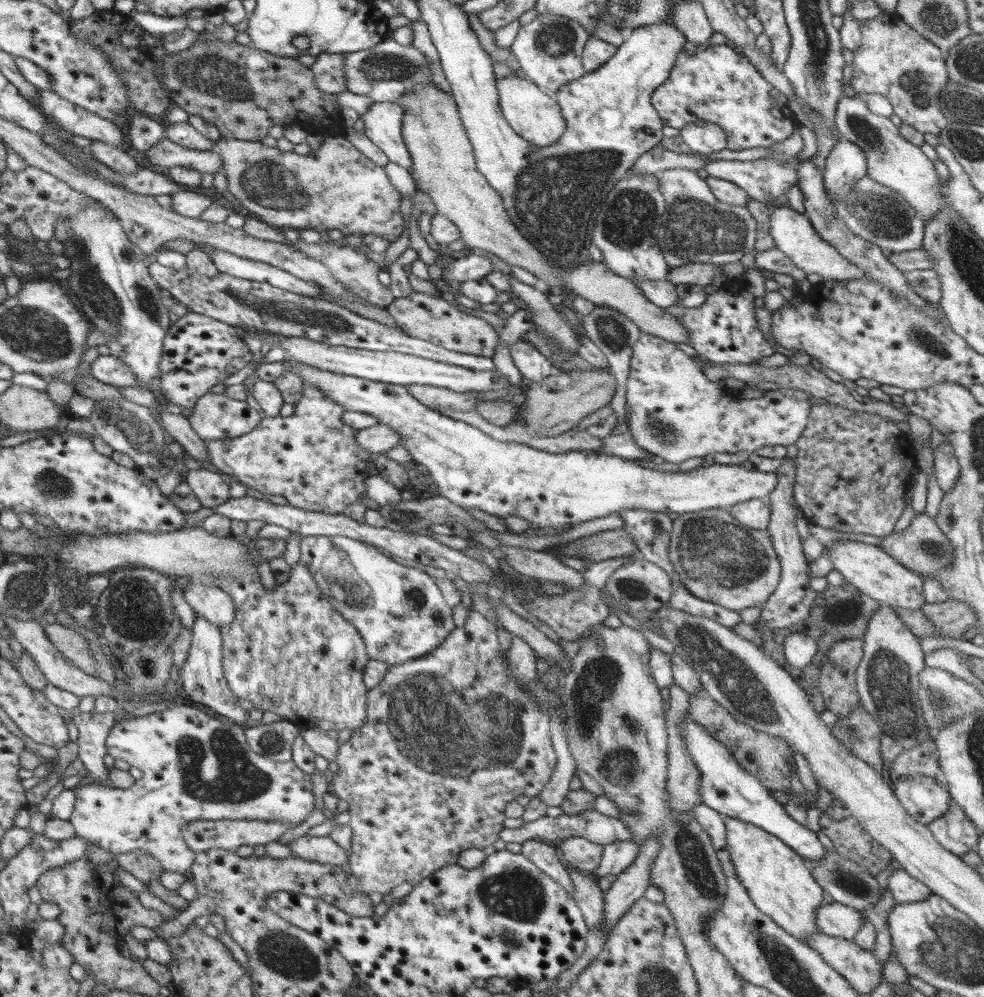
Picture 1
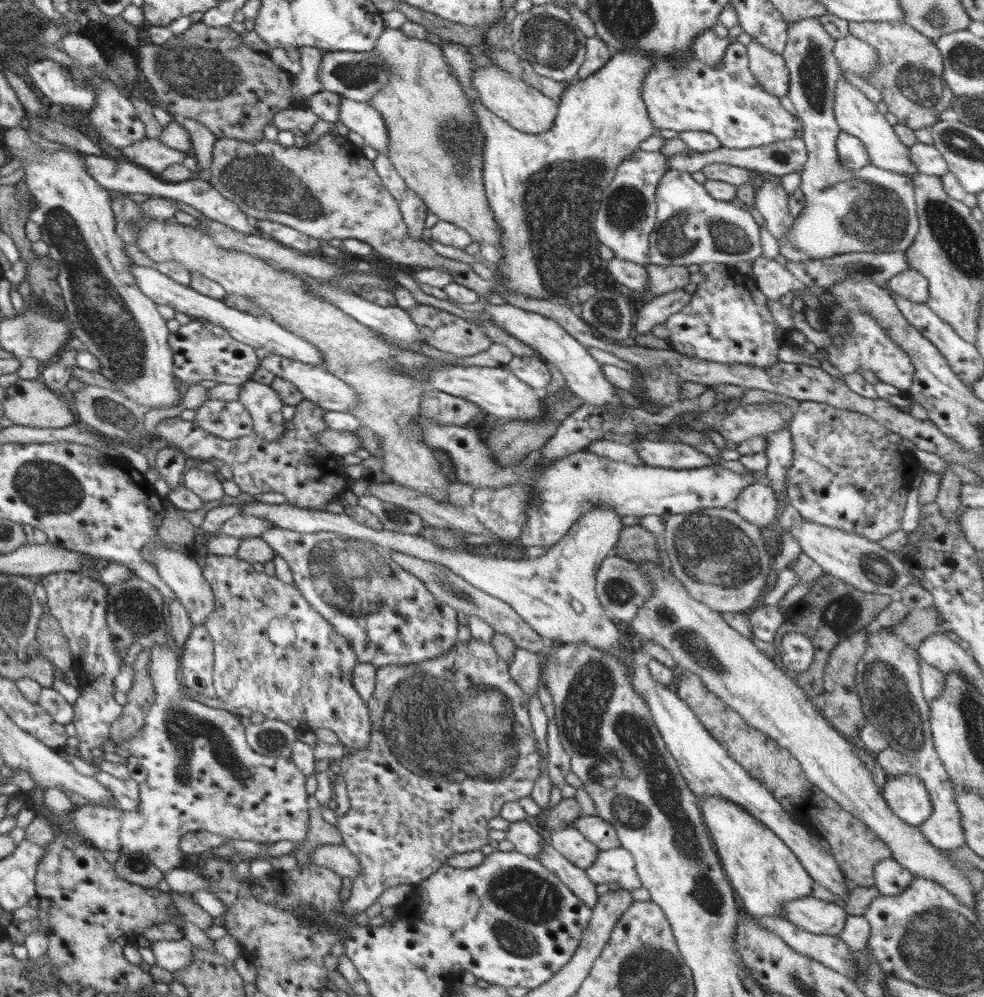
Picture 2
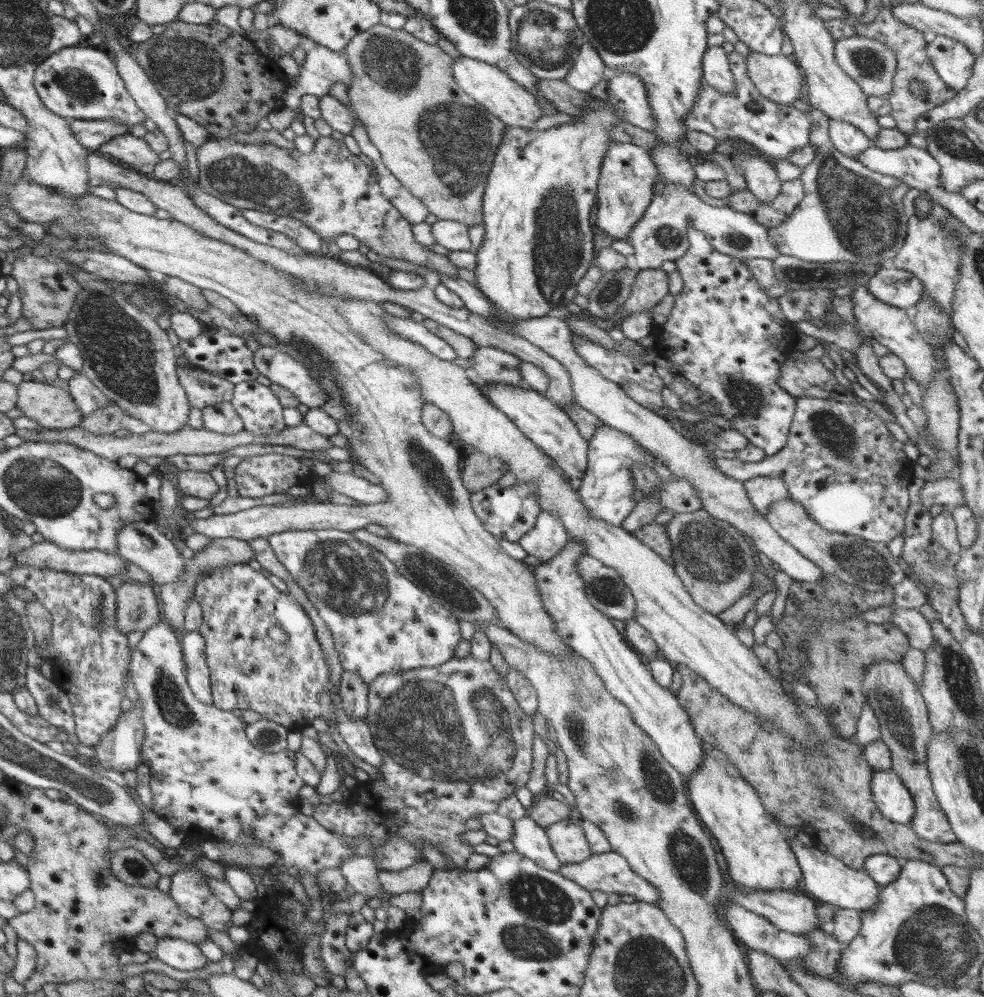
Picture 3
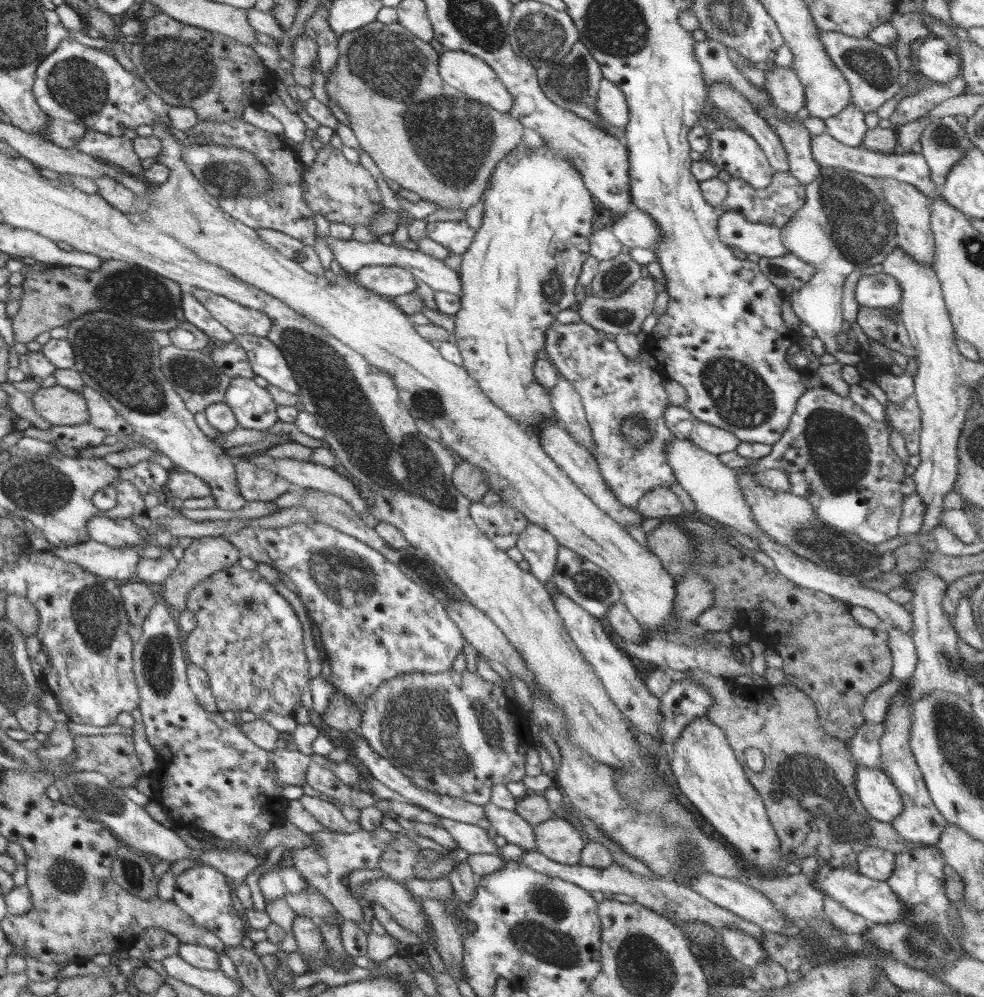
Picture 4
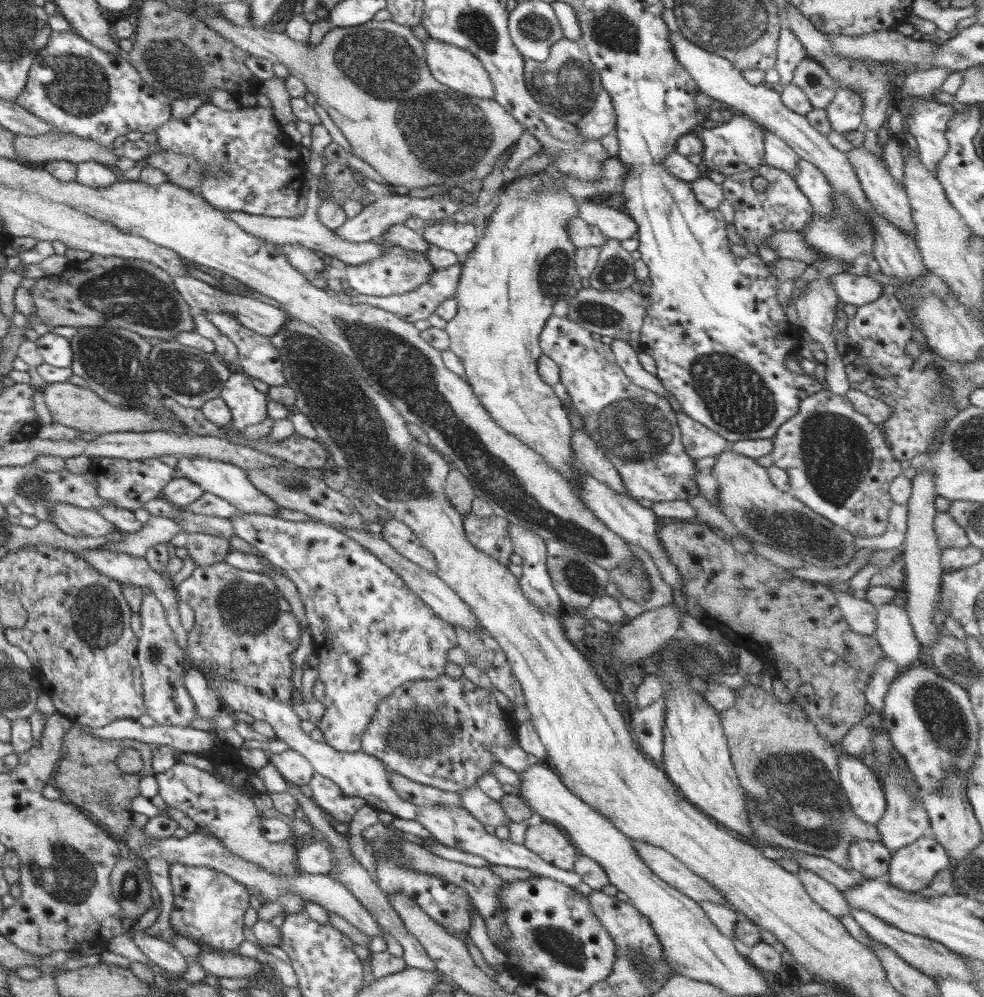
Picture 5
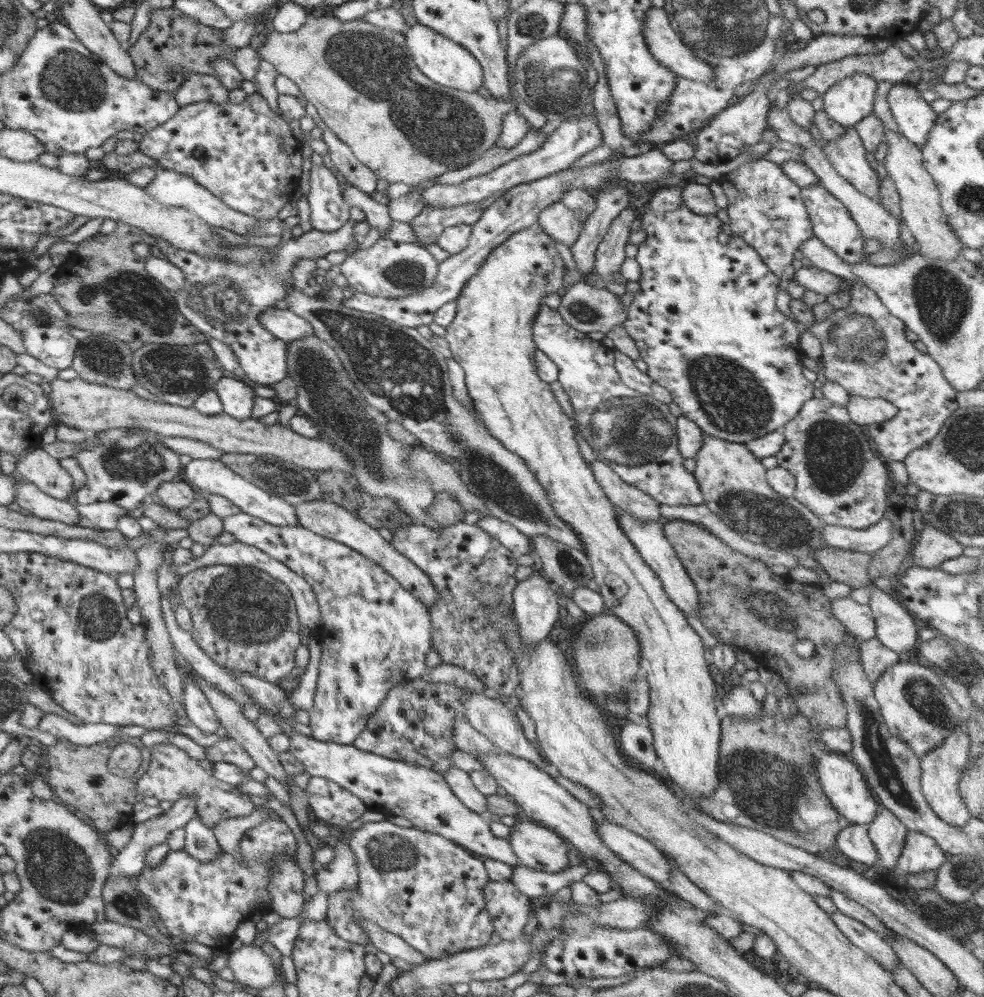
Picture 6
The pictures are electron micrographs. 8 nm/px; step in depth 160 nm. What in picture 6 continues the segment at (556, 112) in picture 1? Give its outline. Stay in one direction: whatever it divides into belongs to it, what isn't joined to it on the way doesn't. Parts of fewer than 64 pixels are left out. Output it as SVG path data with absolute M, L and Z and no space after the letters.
M418 23L409 27L404 36L414 66L432 82L464 92L477 92L480 86L483 86L483 71L480 64L467 48L456 44L456 41Z

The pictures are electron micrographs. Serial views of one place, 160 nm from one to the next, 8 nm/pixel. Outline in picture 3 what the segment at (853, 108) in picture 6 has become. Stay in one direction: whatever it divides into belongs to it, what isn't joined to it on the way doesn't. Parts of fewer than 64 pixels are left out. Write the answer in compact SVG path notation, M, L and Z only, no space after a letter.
M829 119L828 134L834 148L851 159L872 145L871 140L859 128L841 120Z

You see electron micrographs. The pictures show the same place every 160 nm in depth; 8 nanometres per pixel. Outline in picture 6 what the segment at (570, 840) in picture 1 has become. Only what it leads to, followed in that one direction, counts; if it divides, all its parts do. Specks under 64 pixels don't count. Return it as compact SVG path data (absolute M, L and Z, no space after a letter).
M519 818L508 838L522 865L549 873L563 871L568 866L563 838L540 824Z

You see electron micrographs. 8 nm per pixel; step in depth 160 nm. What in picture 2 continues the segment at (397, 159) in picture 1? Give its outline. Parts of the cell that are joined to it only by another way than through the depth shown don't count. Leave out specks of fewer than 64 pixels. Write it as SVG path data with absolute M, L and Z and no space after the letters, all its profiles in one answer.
M341 96L339 118L352 132L364 138L364 144L387 154L388 135L382 115L367 102L358 102Z

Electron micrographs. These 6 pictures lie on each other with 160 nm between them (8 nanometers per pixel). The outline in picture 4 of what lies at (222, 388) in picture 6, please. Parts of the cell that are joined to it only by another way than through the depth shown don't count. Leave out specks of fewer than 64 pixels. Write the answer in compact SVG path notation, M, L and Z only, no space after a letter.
M231 379L224 403L230 407L242 428L263 431L272 428L278 421L276 402L268 390L258 386L254 379Z

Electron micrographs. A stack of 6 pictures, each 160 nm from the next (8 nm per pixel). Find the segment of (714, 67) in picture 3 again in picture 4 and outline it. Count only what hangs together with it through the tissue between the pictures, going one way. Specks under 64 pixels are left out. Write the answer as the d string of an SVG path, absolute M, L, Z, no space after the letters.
M716 83L708 86L708 100L734 119L757 142L774 171L789 170L787 152L782 141L745 96L729 84Z

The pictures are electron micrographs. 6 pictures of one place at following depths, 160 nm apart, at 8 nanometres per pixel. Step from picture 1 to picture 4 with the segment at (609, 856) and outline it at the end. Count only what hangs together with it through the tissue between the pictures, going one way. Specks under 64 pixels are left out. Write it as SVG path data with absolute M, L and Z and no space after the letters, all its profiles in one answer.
M529 850L528 852L524 852L522 858L519 860L510 861L524 863L528 868L540 872L540 874L564 880L571 884L576 884L576 886L580 886L580 888L586 890L588 893L600 891L603 894L612 893L613 895L628 895L629 897L634 898L638 904L643 904L646 908L651 908L655 913L660 913L662 916L665 916L677 927L683 926L683 924L687 924L687 922L696 921L709 924L718 933L725 926L735 926L735 928L743 930L748 936L757 940L763 936L763 930L758 927L757 924L748 922L748 920L740 918L737 914L734 914L725 908L717 907L714 903L705 899L704 896L692 892L690 888L686 888L683 884L678 884L668 877L644 878L644 876L636 876L636 874L632 874L632 872L614 862L606 868L594 868L583 865L582 863L579 863L578 865L560 864L558 861L550 860L550 858L544 856L544 854L538 850Z

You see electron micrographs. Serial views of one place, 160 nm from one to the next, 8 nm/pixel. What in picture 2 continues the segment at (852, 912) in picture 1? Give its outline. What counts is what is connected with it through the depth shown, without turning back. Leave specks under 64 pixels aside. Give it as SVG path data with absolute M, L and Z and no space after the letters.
M812 896L785 902L782 918L805 931L839 936L843 931L847 913L840 902L827 902Z

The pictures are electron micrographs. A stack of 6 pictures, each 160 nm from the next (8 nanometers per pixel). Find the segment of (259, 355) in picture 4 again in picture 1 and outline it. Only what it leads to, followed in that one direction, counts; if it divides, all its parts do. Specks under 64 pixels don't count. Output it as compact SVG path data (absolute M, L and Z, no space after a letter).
M291 360L290 362L282 361L282 364L284 365L284 370L297 374L304 383L308 383L311 387L318 387L324 398L332 400L334 404L338 404L338 406L340 406L340 408L344 408L345 411L364 412L364 414L368 414L368 416L376 417L380 423L393 428L393 431L396 431L401 438L401 444L399 445L407 448L412 455L412 460L419 462L428 468L428 472L430 472L432 478L434 479L434 484L438 486L438 494L440 494L440 496L447 498L450 502L457 504L461 508L474 508L474 510L482 510L482 512L486 512L486 514L492 514L492 516L497 517L501 515L512 515L514 518L527 520L531 524L530 529L540 529L543 531L546 530L546 528L549 528L556 529L561 532L562 529L568 530L569 527L572 527L575 524L580 524L580 522L586 522L586 520L592 520L593 518L605 517L611 515L612 513L618 514L621 510L630 509L651 510L652 512L663 512L667 515L672 512L682 514L687 512L707 511L708 509L716 508L728 510L728 508L732 507L734 504L743 503L747 500L768 498L777 485L777 478L774 473L753 471L752 469L746 468L742 465L728 464L726 461L721 461L719 464L713 463L708 467L691 466L685 472L672 473L648 469L636 465L636 463L632 460L620 458L620 456L603 454L601 452L599 454L586 454L583 451L574 450L562 454L548 454L548 452L532 448L531 446L526 446L525 444L494 440L493 438L490 438L488 434L484 434L484 432L482 432L479 428L476 428L471 424L466 424L466 422L462 422L461 420L454 420L452 418L448 418L448 416L439 414L439 412L434 412L434 410L426 408L426 406L420 404L416 398L413 398L410 394L408 394L407 386L387 382L376 382L368 380L367 378L328 372L294 360Z

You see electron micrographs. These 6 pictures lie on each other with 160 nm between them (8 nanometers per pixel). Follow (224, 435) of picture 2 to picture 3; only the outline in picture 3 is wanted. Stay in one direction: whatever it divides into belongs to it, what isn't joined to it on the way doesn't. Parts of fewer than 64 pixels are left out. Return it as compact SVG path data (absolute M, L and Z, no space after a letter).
M230 401L218 402L202 410L203 428L218 434L236 434L243 428L240 416L232 408Z

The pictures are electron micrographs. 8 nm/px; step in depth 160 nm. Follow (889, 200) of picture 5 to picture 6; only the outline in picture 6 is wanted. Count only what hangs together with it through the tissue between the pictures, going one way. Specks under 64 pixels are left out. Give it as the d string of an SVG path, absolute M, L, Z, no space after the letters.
M854 126L845 127L844 134L837 140L829 141L823 149L827 159L842 178L852 184L858 192L881 202L879 177L866 161L868 152Z

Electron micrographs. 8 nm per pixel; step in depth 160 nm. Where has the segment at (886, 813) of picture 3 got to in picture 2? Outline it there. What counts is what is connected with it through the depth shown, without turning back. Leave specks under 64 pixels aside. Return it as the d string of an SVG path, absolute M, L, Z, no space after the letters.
M915 774L887 776L881 793L888 808L904 824L919 828L932 815L931 796Z

